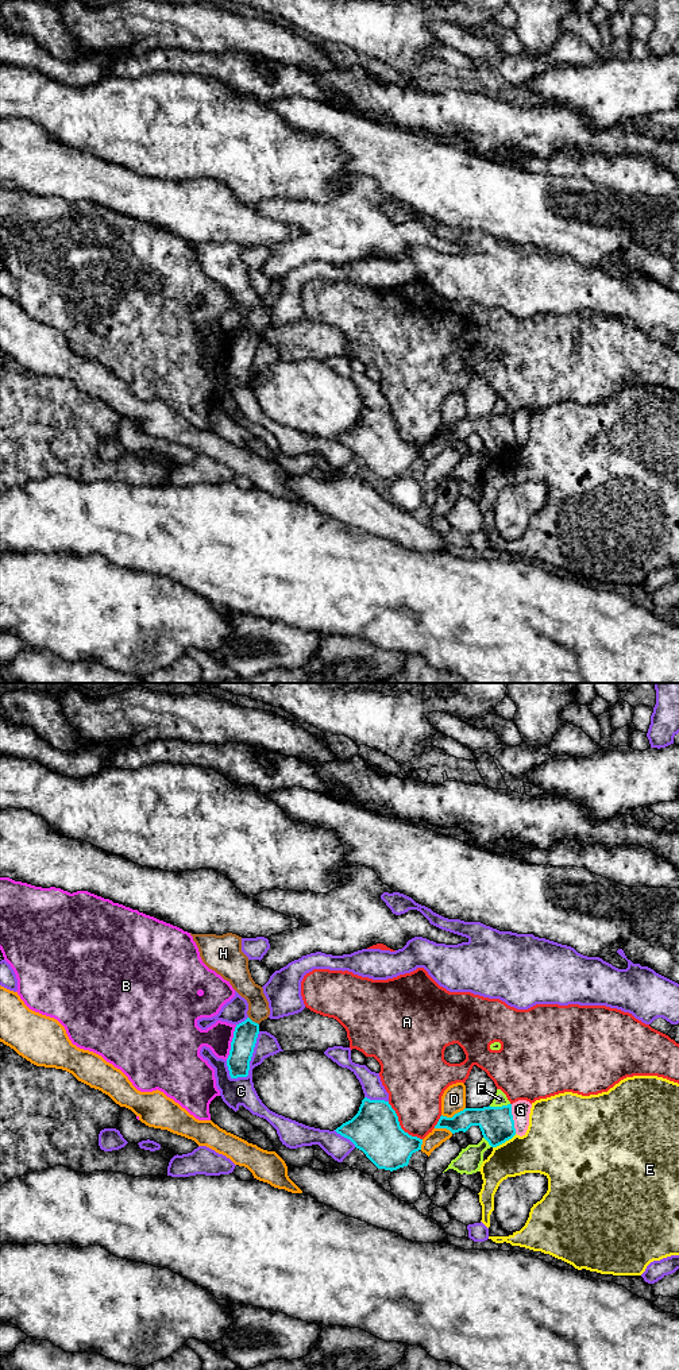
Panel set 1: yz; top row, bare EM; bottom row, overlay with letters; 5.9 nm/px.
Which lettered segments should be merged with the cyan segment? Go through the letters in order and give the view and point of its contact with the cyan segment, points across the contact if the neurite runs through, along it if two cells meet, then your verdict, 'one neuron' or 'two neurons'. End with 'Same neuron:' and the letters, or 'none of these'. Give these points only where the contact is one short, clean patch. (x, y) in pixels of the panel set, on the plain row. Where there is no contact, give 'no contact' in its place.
A: meets cyan in yz at (398, 433); two neurons
B: meets cyan in yz at (231, 351); border along yz (236, 334), (232, 342), (230, 363), (226, 369); two neurons
C: meets cyan in yz at (250, 369); two neurons
D: meets cyan in yz at (454, 424); two neurons
E: meets cyan in yz at (504, 451); two neurons
F: meets cyan in yz at (498, 416); border along yz (509, 412), (489, 415); two neurons
G: meets cyan in yz at (512, 428); two neurons
H: meets cyan in yz at (254, 331); two neurons
Same neuron: none of these

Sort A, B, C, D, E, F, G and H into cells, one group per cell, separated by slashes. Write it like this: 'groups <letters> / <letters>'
groups A / B / C F / D / E / G / H

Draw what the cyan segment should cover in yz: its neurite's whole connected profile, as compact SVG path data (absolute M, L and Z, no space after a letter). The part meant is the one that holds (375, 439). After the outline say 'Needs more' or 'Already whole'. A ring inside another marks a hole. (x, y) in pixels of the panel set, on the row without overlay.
M364 406L358 422L335 439L378 476L397 479L408 475L413 462L421 459L423 448L405 441L389 410Z. Already whole

